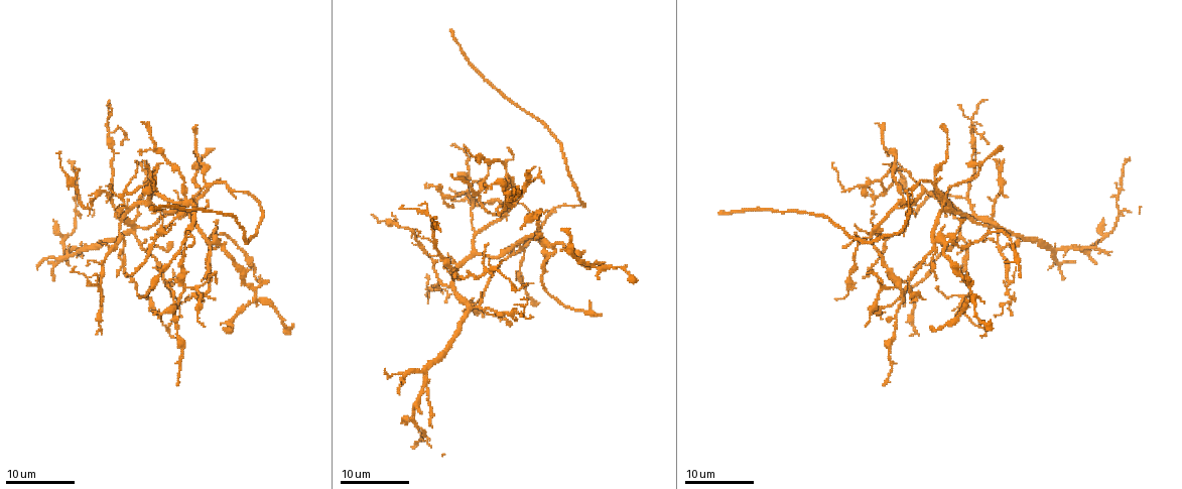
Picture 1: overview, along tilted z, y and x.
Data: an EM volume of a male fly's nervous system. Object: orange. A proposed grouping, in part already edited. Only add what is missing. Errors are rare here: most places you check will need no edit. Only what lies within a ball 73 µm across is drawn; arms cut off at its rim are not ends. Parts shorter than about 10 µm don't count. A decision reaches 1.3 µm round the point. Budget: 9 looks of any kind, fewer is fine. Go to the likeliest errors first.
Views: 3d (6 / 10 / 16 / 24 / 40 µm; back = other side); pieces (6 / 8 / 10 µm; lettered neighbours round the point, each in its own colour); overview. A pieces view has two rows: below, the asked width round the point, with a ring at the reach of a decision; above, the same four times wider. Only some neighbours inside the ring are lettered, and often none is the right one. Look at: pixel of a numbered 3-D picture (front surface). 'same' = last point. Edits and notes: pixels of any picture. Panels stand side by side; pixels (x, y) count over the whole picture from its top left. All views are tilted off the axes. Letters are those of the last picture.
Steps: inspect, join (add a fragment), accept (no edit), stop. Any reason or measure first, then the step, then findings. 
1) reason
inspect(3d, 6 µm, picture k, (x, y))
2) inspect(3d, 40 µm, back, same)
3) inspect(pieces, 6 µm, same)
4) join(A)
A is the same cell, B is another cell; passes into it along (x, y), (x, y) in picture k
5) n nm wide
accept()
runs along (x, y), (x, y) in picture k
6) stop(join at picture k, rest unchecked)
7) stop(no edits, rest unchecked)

free end
inspect(3d, 10 µm, picture 1, (1000, 145))

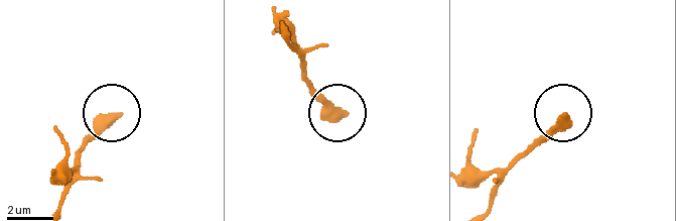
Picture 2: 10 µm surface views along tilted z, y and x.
what lies round it
inspect(pieces, 8 µm, picture 2, (119, 114))

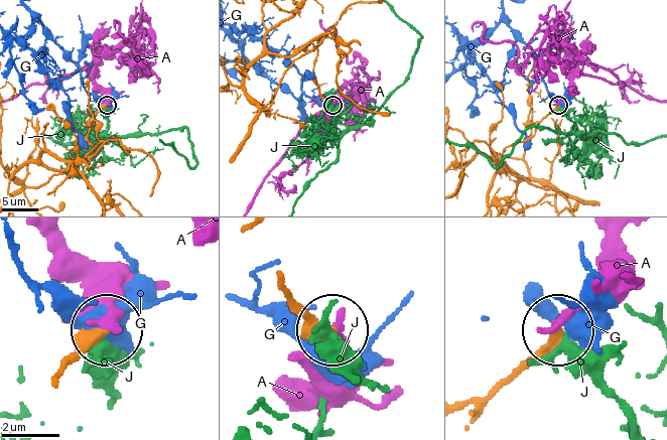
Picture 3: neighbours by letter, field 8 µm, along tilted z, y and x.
accept()
A, G and J are other cells; runs along (491, 396), (553, 332) in picture 3; none of them fits

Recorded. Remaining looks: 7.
an open end
inspect(pieces, 10 µm, picture 1, (941, 178))

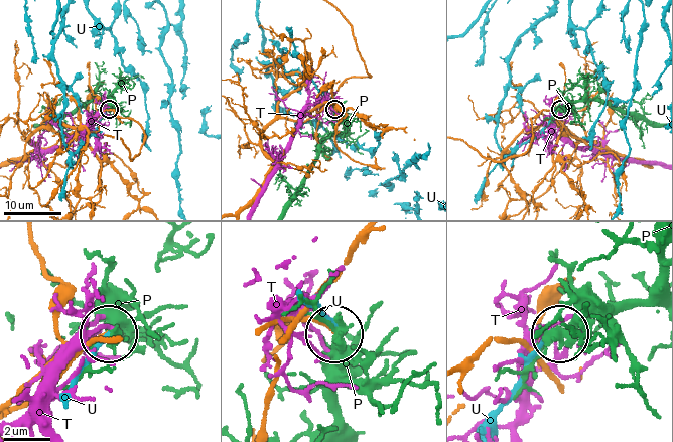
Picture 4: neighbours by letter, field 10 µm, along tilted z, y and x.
180 nm wide
accept()
P, T and U are other cells; no lettered fragment goes on from it

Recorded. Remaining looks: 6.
end of a long branch
inspect(pieces, 6 µm, picture 1, (563, 227))

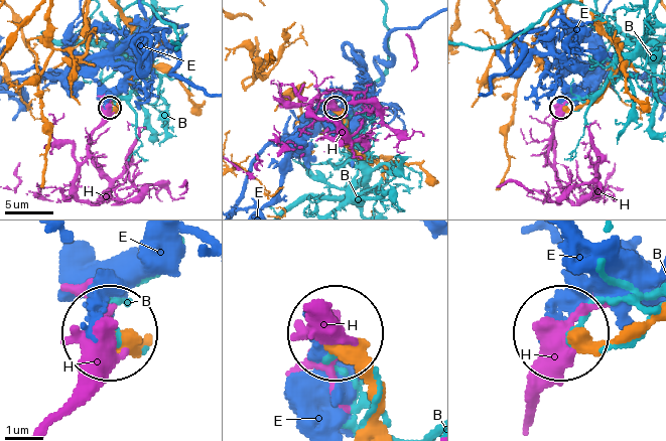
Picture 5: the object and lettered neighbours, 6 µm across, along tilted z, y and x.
accept()
B, E and H are other cells; runs along (651, 315), (601, 344), (572, 338) in picture 5; none of them fits

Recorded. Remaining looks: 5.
an open end
inspect(3d, 6 µm, picture 1, (266, 282))

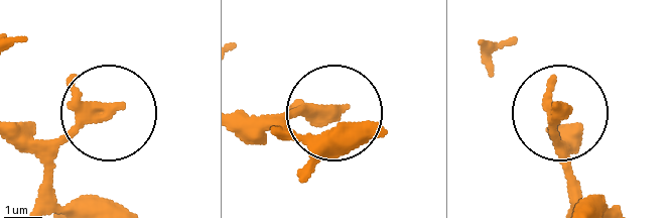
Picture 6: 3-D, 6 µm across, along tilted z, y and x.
what lies round it
inspect(pieces, 6 µm, picture 6, (337, 112))

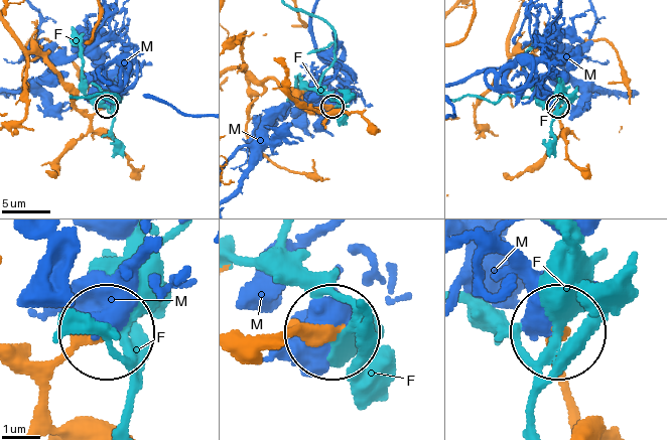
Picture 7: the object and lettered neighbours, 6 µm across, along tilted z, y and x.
accept()
F and M are other cells; runs along (239, 337), (330, 331) in picture 7; no lettered fragment goes on from it

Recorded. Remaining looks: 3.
stop(no edits, rest unchecked)

